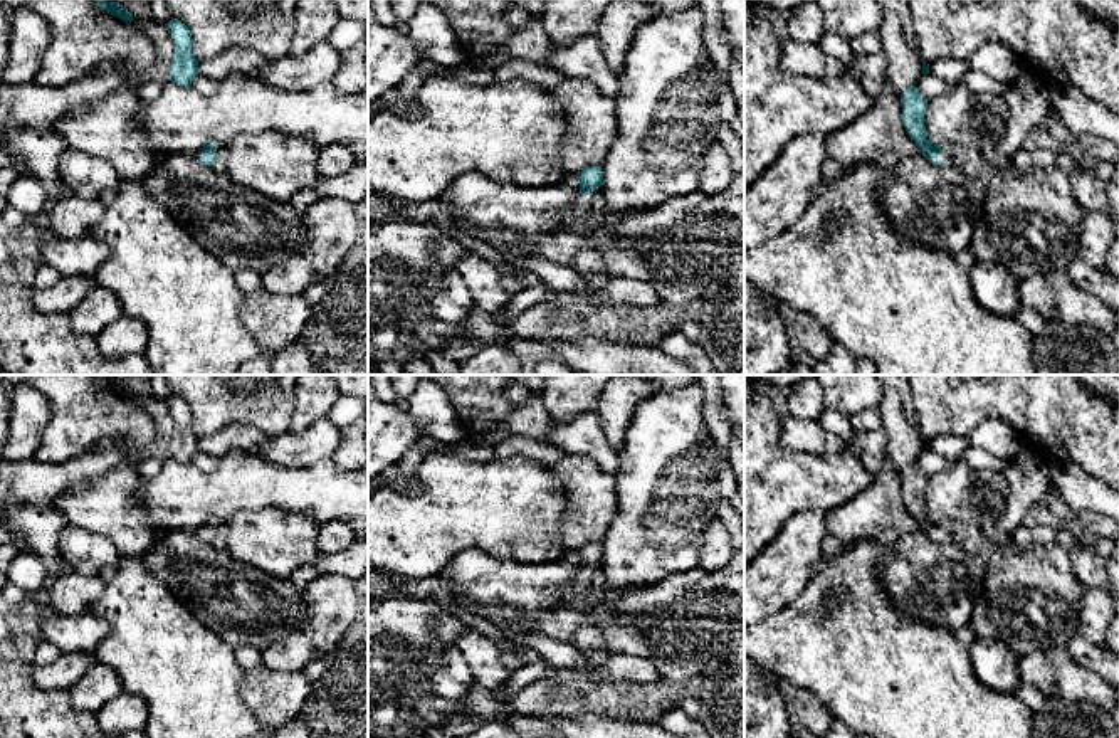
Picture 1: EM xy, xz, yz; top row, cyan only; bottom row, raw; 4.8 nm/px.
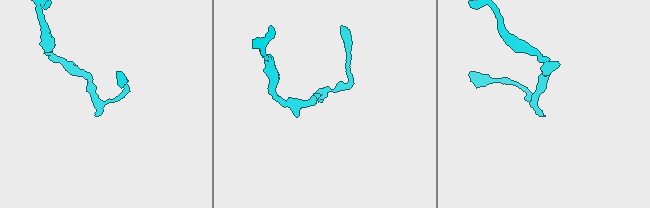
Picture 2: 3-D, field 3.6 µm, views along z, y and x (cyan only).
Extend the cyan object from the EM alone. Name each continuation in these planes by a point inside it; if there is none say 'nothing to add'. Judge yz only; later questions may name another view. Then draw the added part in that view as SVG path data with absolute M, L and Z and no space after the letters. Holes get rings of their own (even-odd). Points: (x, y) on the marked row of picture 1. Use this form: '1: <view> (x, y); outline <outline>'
1: yz (1030, 222); outline M948 143L941 145L938 161L958 166L985 185L983 219L969 245L976 261L1005 266L1022 282L1037 271L1067 271L1079 256L1079 237L1087 212L1077 205L1067 177L1057 166L998 168L983 151Z

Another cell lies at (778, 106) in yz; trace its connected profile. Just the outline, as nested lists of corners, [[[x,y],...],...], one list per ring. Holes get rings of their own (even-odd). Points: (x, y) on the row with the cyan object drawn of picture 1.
[[[744,12],[744,192],[801,134],[827,136],[852,124],[874,98],[850,76],[820,79],[795,76],[781,67],[781,40],[763,15]]]

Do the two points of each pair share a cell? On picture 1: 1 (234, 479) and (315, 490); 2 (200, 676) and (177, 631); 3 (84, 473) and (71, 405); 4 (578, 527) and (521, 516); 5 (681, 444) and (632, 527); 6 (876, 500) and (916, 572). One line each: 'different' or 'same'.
1: same
2: same
3: different
4: different
5: same
6: different

